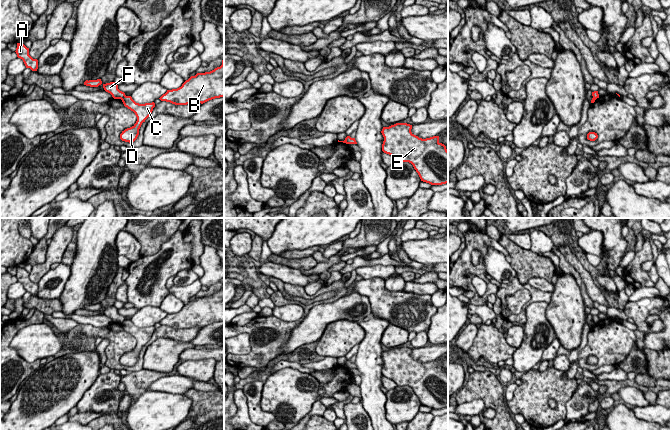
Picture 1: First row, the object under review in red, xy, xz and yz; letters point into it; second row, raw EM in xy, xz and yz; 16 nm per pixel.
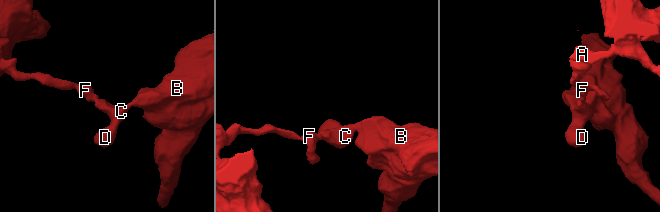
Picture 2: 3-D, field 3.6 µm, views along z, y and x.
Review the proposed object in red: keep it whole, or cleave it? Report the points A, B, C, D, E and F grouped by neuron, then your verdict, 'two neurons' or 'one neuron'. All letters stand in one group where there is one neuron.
A F / B C D E; two neurons

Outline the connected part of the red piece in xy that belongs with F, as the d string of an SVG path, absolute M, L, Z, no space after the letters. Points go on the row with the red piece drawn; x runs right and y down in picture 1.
M101 79L86 80L84 82L84 85L90 87L98 87L101 84L103 85L104 90L110 93L114 99L122 99L125 96L125 93L118 89L118 85L115 82L103 84Z

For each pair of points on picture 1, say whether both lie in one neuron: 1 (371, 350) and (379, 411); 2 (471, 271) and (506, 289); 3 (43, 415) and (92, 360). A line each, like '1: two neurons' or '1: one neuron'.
1: one neuron
2: two neurons
3: one neuron

